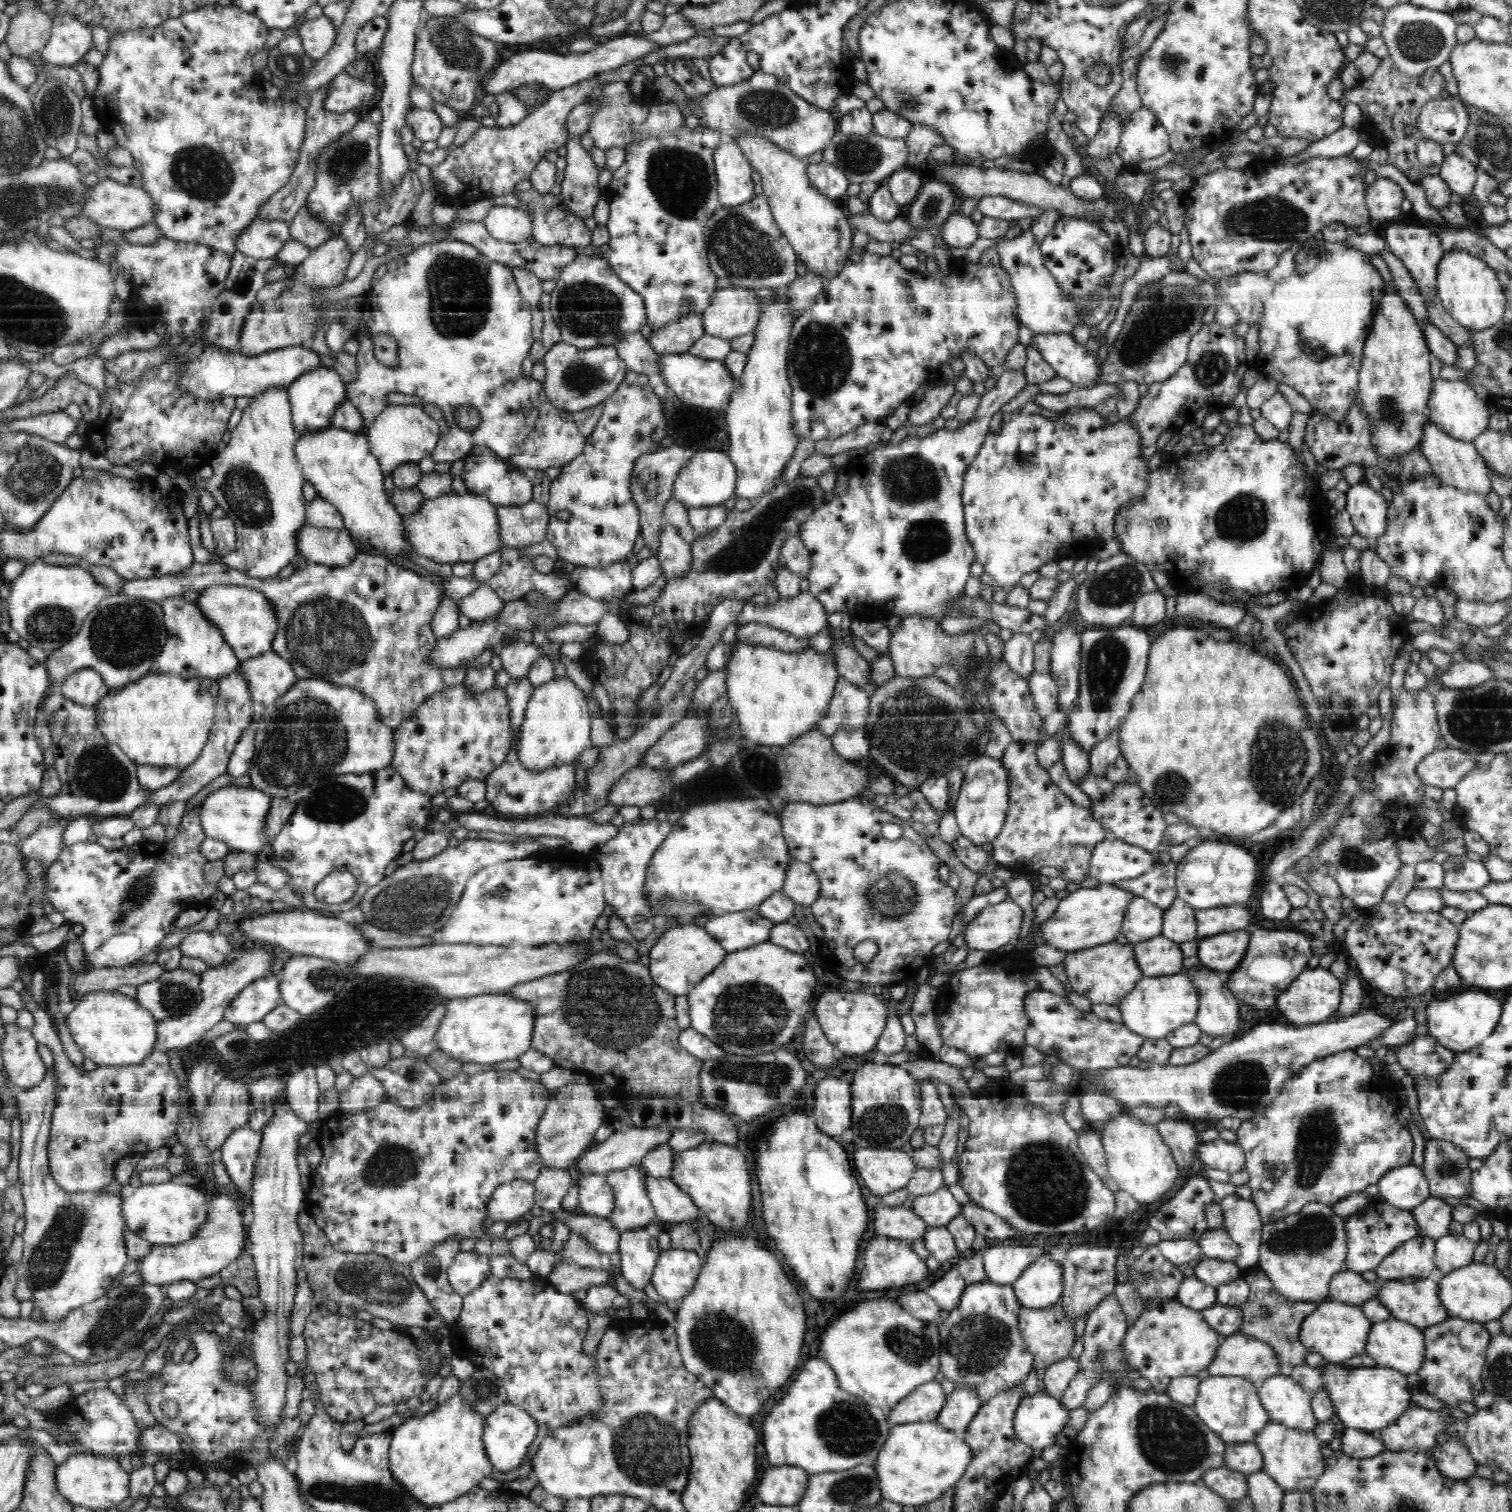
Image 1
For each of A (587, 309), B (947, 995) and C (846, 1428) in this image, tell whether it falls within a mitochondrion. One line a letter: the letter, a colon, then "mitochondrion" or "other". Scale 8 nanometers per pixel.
A: mitochondrion
B: other
C: mitochondrion

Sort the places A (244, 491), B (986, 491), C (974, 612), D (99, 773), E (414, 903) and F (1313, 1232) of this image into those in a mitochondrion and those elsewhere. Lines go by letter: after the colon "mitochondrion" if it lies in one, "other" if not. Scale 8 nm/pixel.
A: mitochondrion
B: mitochondrion
C: other
D: mitochondrion
E: mitochondrion
F: mitochondrion

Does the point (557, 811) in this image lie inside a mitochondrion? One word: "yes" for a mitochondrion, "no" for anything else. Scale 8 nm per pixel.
no

